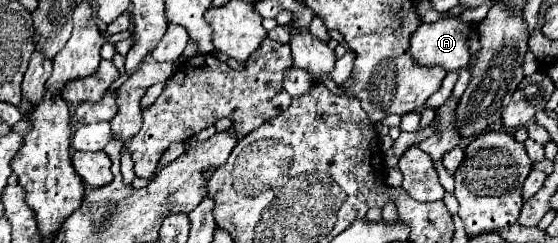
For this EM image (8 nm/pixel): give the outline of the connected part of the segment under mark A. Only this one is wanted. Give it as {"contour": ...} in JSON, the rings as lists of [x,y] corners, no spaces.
{"contour":[[[445,17],[435,23],[421,23],[419,29],[411,35],[409,43],[409,53],[413,61],[421,67],[441,67],[445,73],[449,71],[459,71],[467,67],[471,53],[467,47],[467,35],[469,35],[469,25],[461,23],[455,17]]]}

